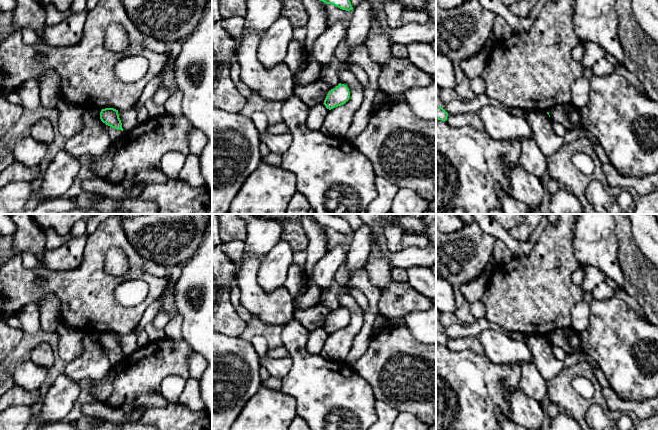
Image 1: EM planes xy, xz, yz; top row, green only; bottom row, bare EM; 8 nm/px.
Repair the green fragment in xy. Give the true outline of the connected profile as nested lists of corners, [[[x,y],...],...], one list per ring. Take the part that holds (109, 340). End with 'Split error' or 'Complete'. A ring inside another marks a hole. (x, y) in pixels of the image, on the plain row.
[[[114,332],[102,333],[100,336],[100,343],[106,349],[114,353],[123,355],[122,347],[118,338],[118,334]]]. Complete

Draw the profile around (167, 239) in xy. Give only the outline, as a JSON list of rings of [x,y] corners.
[[[142,214],[122,219],[122,228],[141,257],[171,268],[194,257],[210,218],[211,214]]]

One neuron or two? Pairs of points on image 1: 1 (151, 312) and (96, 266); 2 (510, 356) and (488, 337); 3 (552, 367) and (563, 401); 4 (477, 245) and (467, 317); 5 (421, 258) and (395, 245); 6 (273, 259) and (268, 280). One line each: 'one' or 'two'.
1: two
2: one
3: two
4: one
5: two
6: one

